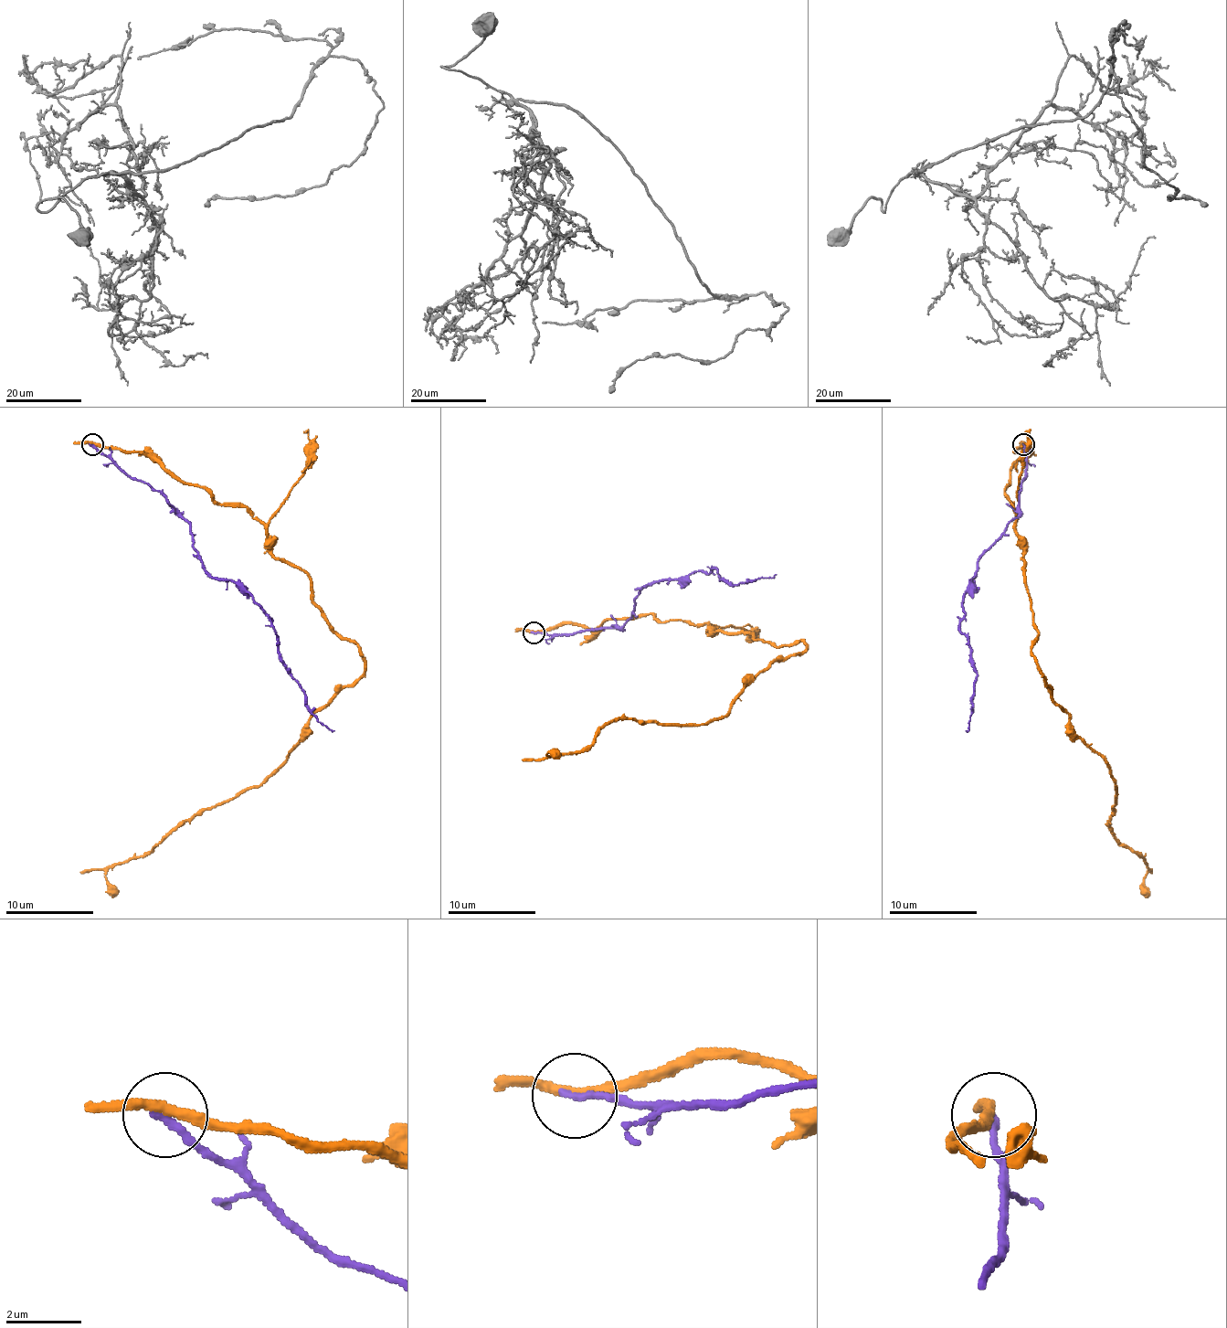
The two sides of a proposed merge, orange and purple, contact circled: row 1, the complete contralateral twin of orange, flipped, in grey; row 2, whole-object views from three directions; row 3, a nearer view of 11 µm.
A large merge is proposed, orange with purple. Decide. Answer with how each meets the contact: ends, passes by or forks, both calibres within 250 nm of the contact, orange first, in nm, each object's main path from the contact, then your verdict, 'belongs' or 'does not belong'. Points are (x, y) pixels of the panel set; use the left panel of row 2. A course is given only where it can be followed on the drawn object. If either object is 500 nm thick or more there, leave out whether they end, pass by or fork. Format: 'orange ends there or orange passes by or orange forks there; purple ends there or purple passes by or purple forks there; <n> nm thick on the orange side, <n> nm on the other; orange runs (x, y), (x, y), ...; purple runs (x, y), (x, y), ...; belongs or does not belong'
orange passes by; purple ends there; 260 nm thick on the orange side, 200 nm on the other; orange runs (91, 444), (155, 457), (245, 507), (364, 667), (258, 786), (116, 863), (113, 897); purple runs (91, 444), (190, 525), (204, 567), (249, 595), (273, 628), (278, 659), (309, 711), (334, 731); does not belong

